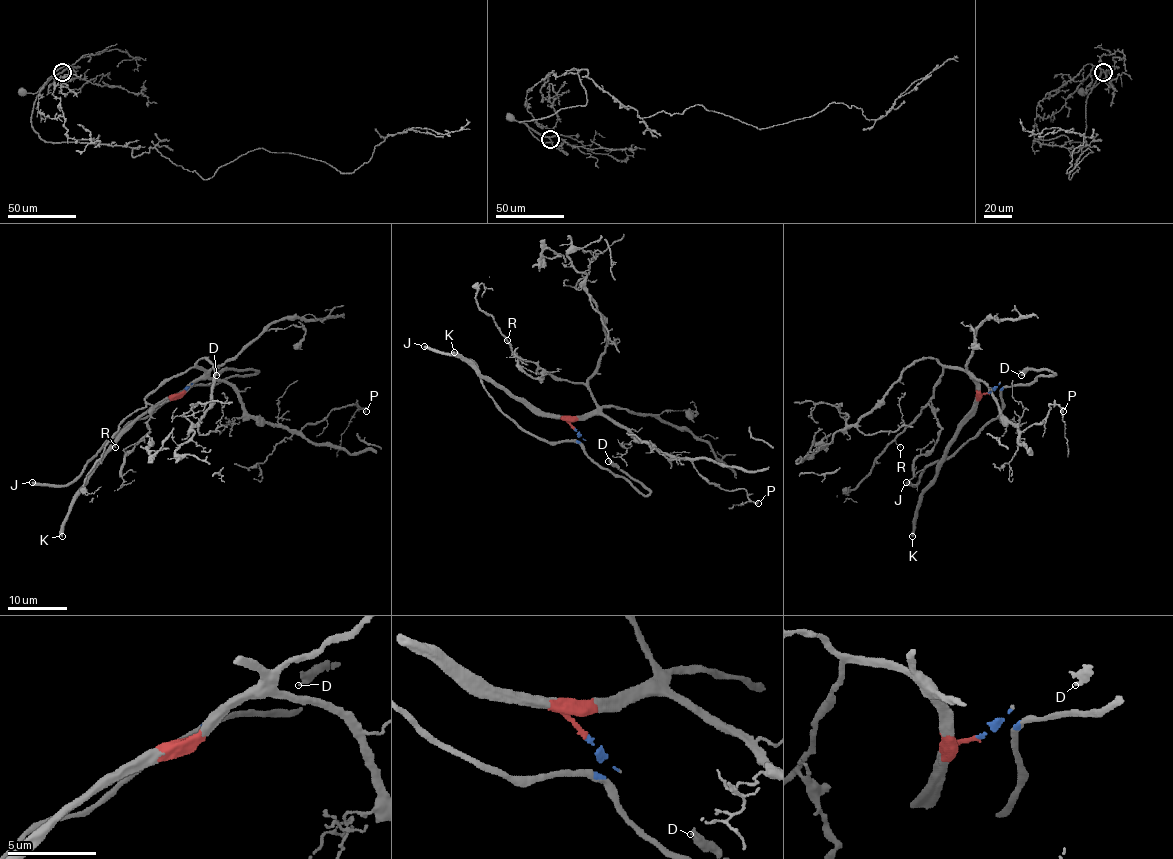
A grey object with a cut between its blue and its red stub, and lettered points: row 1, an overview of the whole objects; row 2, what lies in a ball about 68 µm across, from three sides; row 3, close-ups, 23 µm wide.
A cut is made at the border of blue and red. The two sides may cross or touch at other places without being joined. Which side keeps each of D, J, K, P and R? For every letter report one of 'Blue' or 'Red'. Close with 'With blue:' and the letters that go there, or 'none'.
D: Blue
J: Blue
K: Red
P: Red
R: Red
With blue: D, J

